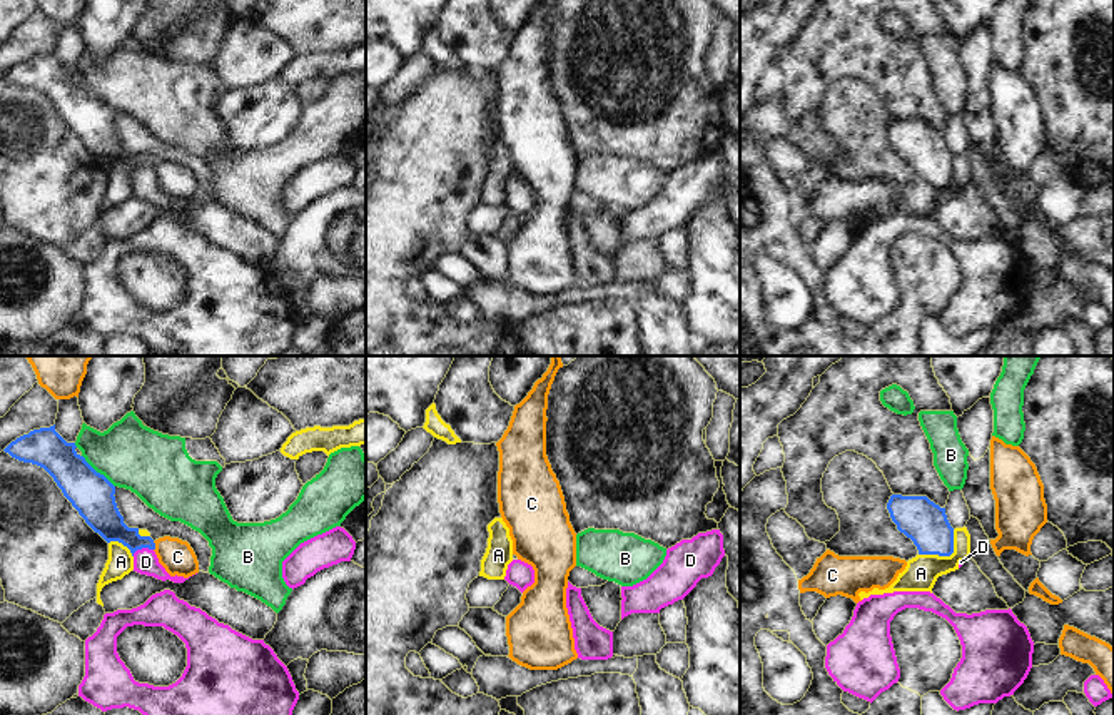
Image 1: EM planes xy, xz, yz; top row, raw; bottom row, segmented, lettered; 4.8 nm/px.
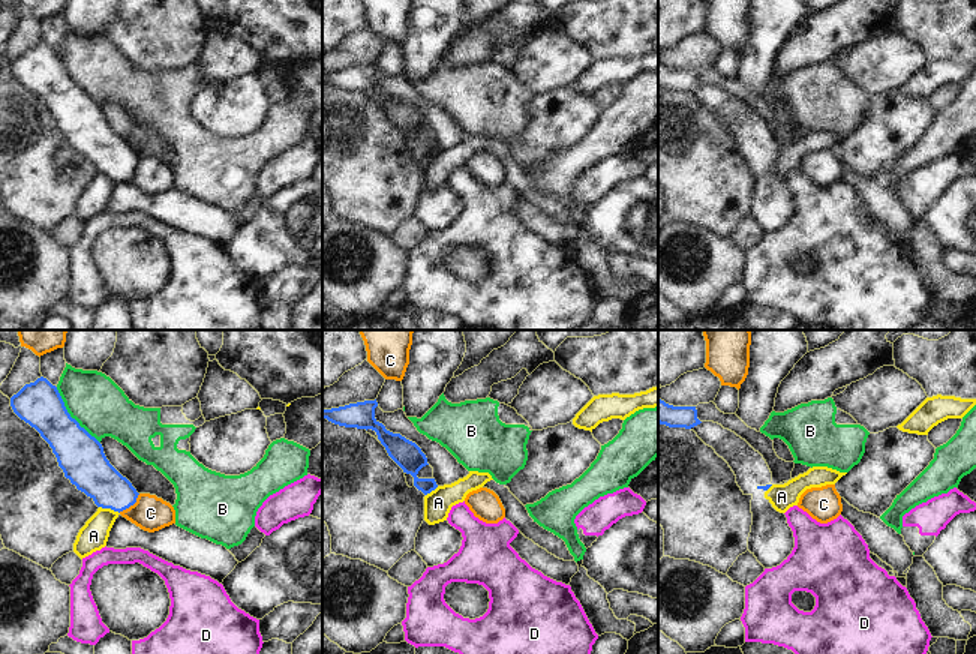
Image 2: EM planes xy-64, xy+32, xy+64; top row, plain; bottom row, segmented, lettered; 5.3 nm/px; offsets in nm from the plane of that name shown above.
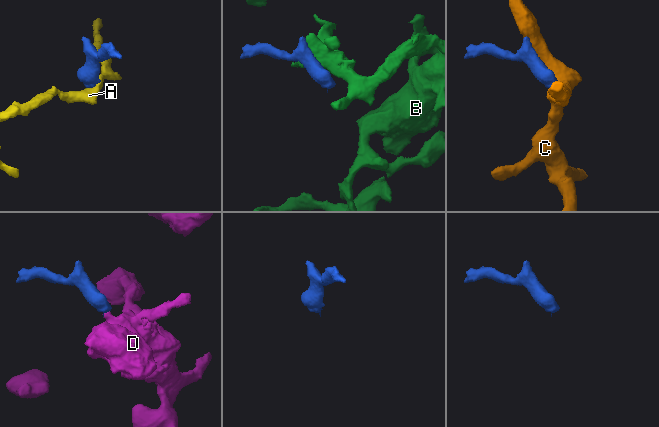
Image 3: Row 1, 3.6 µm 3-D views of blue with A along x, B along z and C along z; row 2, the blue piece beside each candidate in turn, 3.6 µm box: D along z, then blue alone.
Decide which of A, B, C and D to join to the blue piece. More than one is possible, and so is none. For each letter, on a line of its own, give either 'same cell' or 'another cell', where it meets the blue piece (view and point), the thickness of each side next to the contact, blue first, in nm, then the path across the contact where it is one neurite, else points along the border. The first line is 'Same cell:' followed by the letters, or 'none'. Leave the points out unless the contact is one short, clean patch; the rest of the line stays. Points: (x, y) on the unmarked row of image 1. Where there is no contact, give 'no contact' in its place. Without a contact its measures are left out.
Same cell: D
A: another cell; contact yz (946, 181); calibres 220 and 160 nm; border yz (954, 156), (954, 176), (949, 181), (919, 181)
B: another cell; contact xy (96, 97); calibres 220 and 320 nm
C: another cell; contact xy (154, 172); calibres 140 and 160 nm; border xy (152, 167), (154, 176)
D: same cell; contact xy (142, 172); calibres 160 and 120 nm; way xy (102, 141), (119, 157), (142, 172), (146, 187)

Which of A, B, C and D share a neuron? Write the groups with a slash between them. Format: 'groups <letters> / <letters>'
groups A / B / C / D

